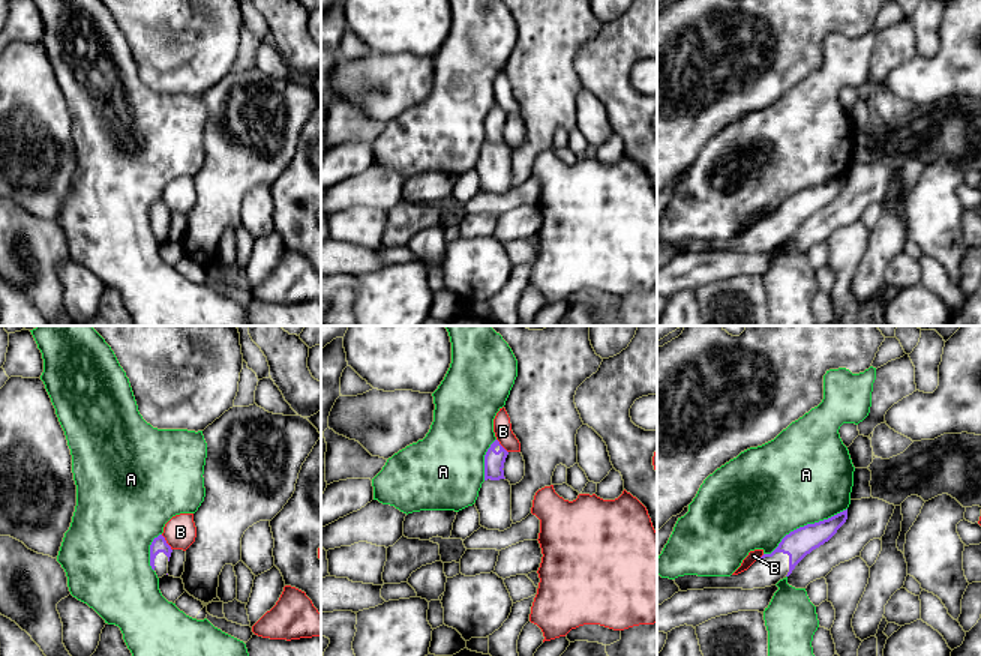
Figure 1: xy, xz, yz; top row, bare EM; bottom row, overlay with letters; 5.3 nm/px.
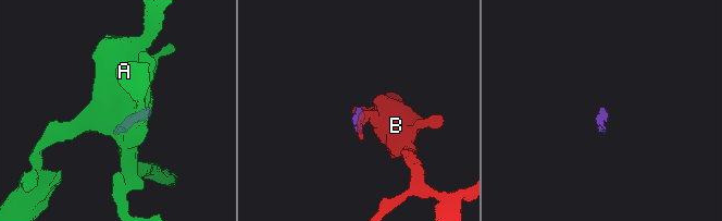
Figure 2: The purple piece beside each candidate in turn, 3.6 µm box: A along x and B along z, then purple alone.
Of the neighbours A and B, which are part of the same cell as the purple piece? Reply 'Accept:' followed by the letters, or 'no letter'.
Accept: no letter

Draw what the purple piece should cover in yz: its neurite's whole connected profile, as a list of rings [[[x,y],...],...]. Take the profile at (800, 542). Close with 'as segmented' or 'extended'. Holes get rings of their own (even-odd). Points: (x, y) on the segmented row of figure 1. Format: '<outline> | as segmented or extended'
[[[848,509],[819,522],[807,524],[786,534],[771,554],[764,554],[747,570],[730,576],[684,575],[675,578],[681,591],[704,588],[765,588],[789,576],[813,549],[828,542],[846,522]]] | extended

